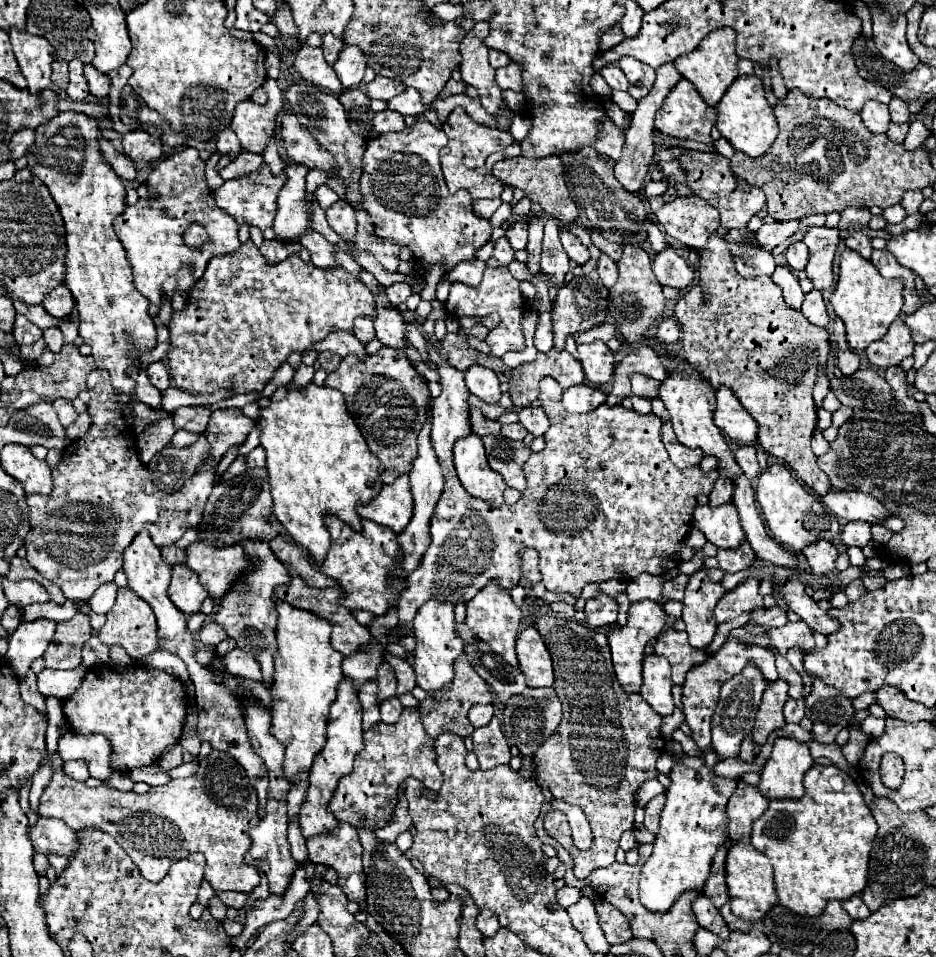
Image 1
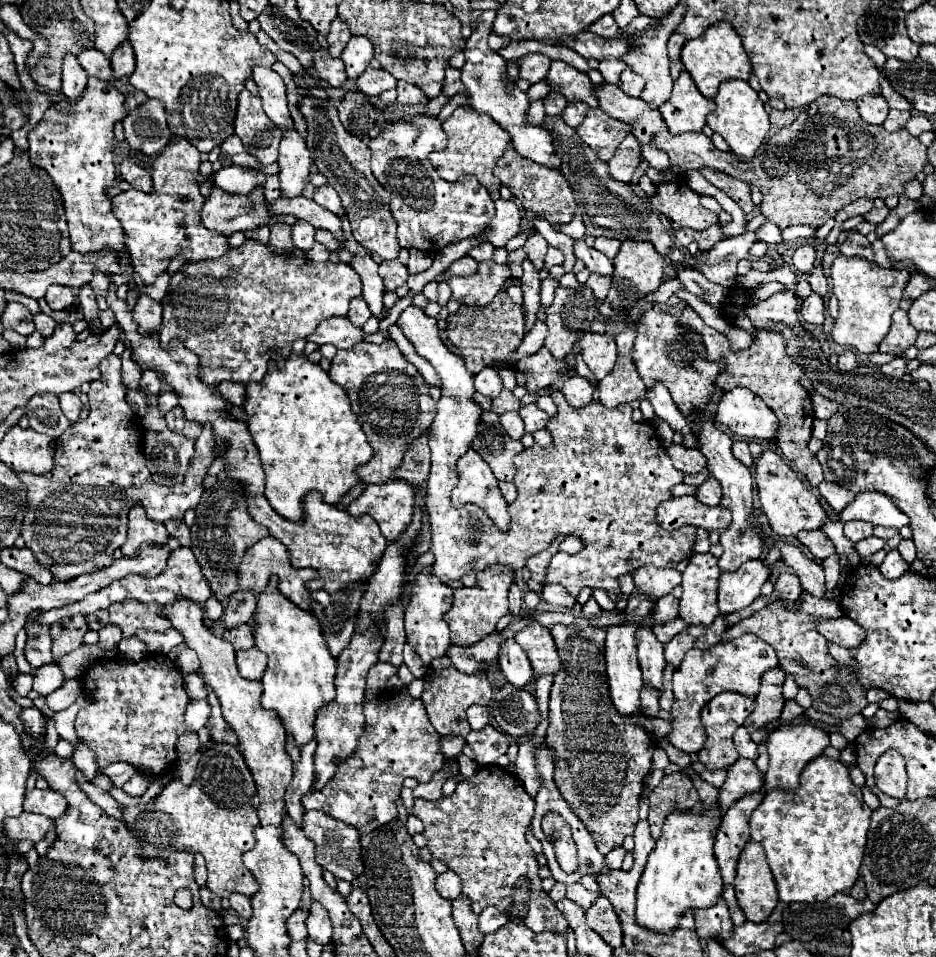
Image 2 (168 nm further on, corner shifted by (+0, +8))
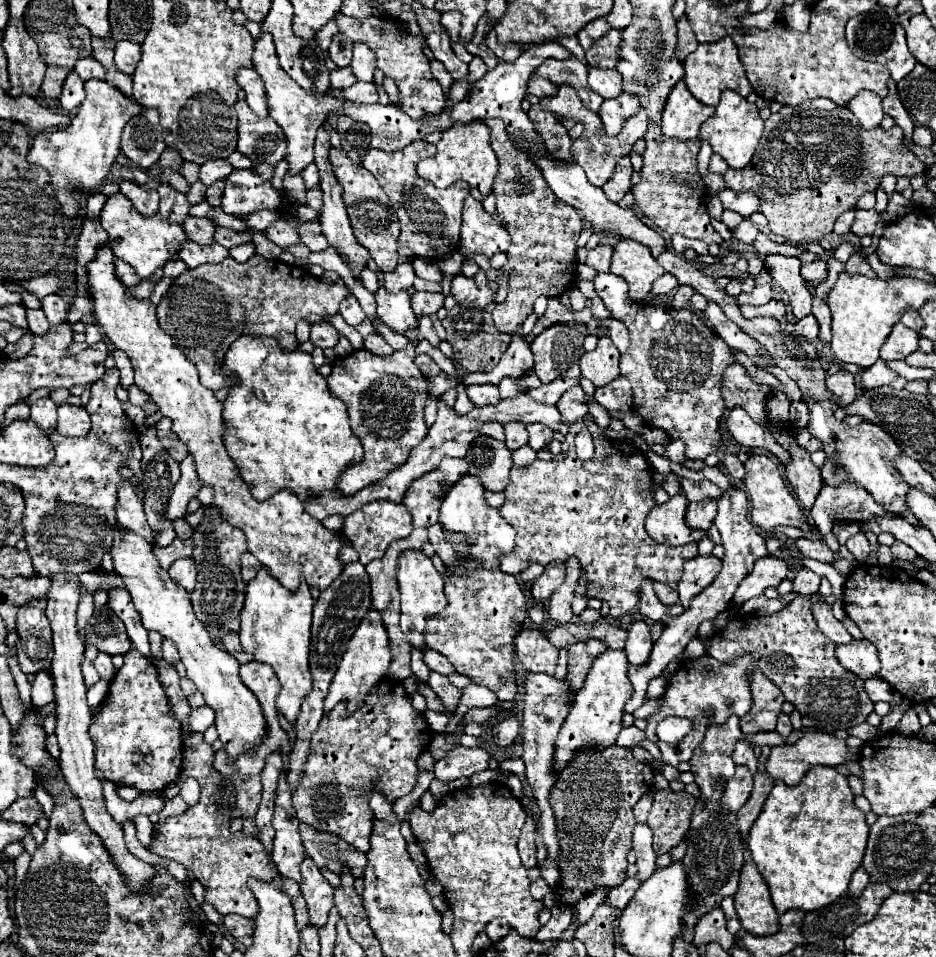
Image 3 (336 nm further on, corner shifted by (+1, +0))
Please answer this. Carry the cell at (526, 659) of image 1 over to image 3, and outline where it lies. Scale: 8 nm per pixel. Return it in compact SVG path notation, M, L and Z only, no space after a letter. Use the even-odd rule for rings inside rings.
M524 628L514 640L516 656L528 672L554 674L558 666L558 648L548 642L540 630Z

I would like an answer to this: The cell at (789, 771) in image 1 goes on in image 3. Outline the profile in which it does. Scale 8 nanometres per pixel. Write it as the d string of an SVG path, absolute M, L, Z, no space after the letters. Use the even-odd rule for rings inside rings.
M806 732L798 742L794 744L782 744L782 746L774 746L768 760L766 760L766 774L772 778L772 780L782 780L784 784L788 786L796 786L802 776L812 768L812 766L818 766L818 764L824 764L824 766L836 766L836 764L842 764L846 760L852 760L856 758L852 752L848 752L844 740L840 738L834 738L830 734L822 734L822 732Z

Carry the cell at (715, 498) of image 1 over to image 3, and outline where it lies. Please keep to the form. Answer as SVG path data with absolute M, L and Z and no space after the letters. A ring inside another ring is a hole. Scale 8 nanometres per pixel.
M708 498L700 502L690 502L686 512L686 522L690 528L708 530L714 524L714 516L716 516L716 502Z

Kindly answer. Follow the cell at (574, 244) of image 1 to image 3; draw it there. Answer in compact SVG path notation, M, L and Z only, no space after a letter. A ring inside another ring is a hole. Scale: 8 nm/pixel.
M596 272L594 288L612 316L622 320L630 330L630 348L620 358L620 374L626 376L632 384L634 410L644 418L644 424L662 428L670 438L682 438L686 442L686 458L704 460L708 454L716 452L722 438L718 432L718 420L724 412L724 400L720 396L720 374L724 374L724 370L734 362L728 344L714 334L700 314L694 314L690 308L666 310L662 306L648 306L648 312L644 312L644 306L628 300L628 284L616 274Z

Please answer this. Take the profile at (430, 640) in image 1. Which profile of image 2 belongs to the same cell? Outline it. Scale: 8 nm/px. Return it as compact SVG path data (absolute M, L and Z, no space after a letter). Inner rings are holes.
M427 566L423 572L419 572L411 586L409 604L405 608L405 632L409 646L421 656L425 664L431 664L431 660L445 656L447 648L451 646L449 640L449 626L443 620L443 614L451 608L453 602L453 590L447 584L441 584L431 574L431 566Z

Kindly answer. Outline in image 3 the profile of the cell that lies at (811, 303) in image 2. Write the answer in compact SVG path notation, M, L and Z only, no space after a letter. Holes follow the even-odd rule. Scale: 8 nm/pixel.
M812 314L800 318L794 326L796 326L796 332L798 332L800 336L804 336L804 338L808 338L808 340L816 340L816 338L818 338L820 328L818 328L818 320L816 320Z

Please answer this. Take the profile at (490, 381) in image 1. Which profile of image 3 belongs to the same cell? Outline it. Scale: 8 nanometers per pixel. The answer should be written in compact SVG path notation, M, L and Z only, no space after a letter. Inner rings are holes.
M472 384L466 390L468 390L468 398L476 406L488 406L488 404L498 404L500 402L498 386L494 386L494 384Z

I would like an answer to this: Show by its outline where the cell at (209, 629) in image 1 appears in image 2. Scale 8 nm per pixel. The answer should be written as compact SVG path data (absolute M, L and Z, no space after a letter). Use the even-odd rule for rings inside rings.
M239 590L233 600L229 600L225 614L223 614L223 626L239 626L239 624L247 624L253 616L255 610L255 592L253 590Z

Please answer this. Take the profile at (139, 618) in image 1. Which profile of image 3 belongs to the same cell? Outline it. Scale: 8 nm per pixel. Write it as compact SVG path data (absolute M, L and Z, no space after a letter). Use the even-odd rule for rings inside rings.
M163 639L162 642L162 658L171 664L175 664L180 660L177 647L174 642L169 639Z

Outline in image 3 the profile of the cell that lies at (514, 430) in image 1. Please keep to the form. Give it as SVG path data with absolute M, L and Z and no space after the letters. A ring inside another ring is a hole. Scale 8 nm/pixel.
M510 422L510 424L504 426L504 430L506 430L506 446L510 450L516 450L516 448L520 448L528 442L528 432L526 432L524 424Z

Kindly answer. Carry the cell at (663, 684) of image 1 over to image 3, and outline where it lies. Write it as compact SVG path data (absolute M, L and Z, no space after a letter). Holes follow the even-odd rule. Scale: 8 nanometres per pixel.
M636 620L630 628L628 628L628 640L626 640L626 656L628 662L636 668L648 664L650 660L650 652L652 652L652 638L650 638L650 630L648 624L644 620Z

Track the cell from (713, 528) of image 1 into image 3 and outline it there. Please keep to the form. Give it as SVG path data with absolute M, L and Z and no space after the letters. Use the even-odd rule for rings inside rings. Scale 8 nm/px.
M678 494L670 498L670 502L652 508L652 512L646 516L646 532L658 542L666 546L682 546L688 542L698 542L708 532L688 528L684 516L686 516L688 498L684 494Z

